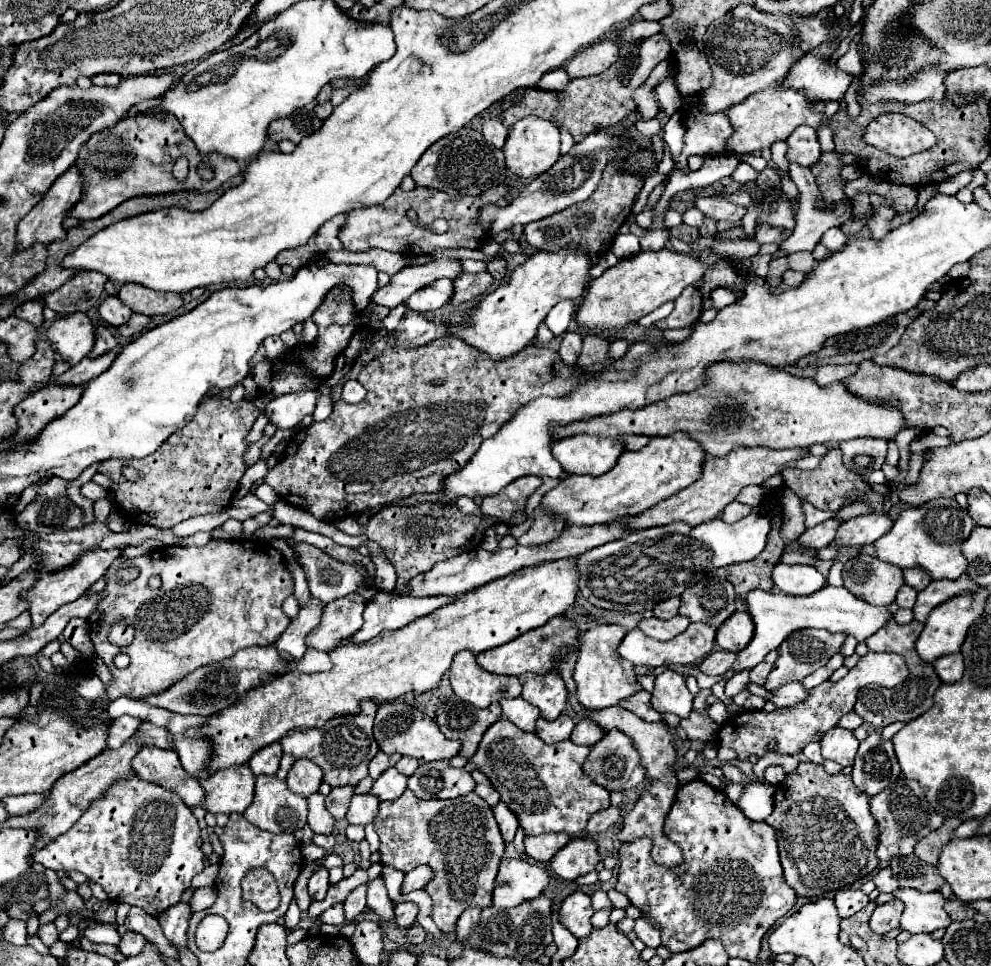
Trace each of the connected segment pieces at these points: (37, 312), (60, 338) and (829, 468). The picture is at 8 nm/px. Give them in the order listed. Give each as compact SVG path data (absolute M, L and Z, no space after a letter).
M24 302L22 306L18 306L16 310L14 310L14 316L18 316L20 320L26 320L26 322L30 322L32 326L42 326L42 322L44 322L44 318L42 318L42 304L32 304L32 302Z
M74 312L54 320L46 334L58 354L72 366L78 364L94 346L94 326L84 312Z
M840 448L828 450L828 452L822 456L820 464L818 464L814 470L786 468L786 470L782 472L782 476L784 476L784 486L792 488L802 500L812 502L818 510L832 510L832 512L836 512L836 510L840 510L840 506L844 504L844 496L846 496L850 490L866 490L868 496L862 498L862 500L874 504L876 512L884 512L884 510L882 510L882 496L880 496L878 492L874 492L874 490L872 490L872 488L870 488L870 486L868 486L856 472L848 470L848 468L842 464Z

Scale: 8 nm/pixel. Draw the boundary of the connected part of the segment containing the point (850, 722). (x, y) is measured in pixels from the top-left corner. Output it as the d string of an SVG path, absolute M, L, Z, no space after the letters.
M848 712L846 716L842 716L840 718L840 728L846 728L846 730L856 730L858 726L862 726L864 724L864 720L856 714L856 712Z

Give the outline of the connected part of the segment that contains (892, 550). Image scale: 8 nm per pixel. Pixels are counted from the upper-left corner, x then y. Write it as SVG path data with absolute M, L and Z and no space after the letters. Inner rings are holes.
M936 498L918 508L902 510L892 530L874 542L876 558L898 568L922 568L932 580L958 580L966 572L968 562L960 552L962 542L970 536L974 522L952 498Z

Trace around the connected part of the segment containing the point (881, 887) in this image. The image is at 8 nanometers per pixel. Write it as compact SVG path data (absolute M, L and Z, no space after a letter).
M890 868L878 870L872 880L874 880L878 892L894 892L894 890L898 890L898 882L896 882L894 874L890 872Z

